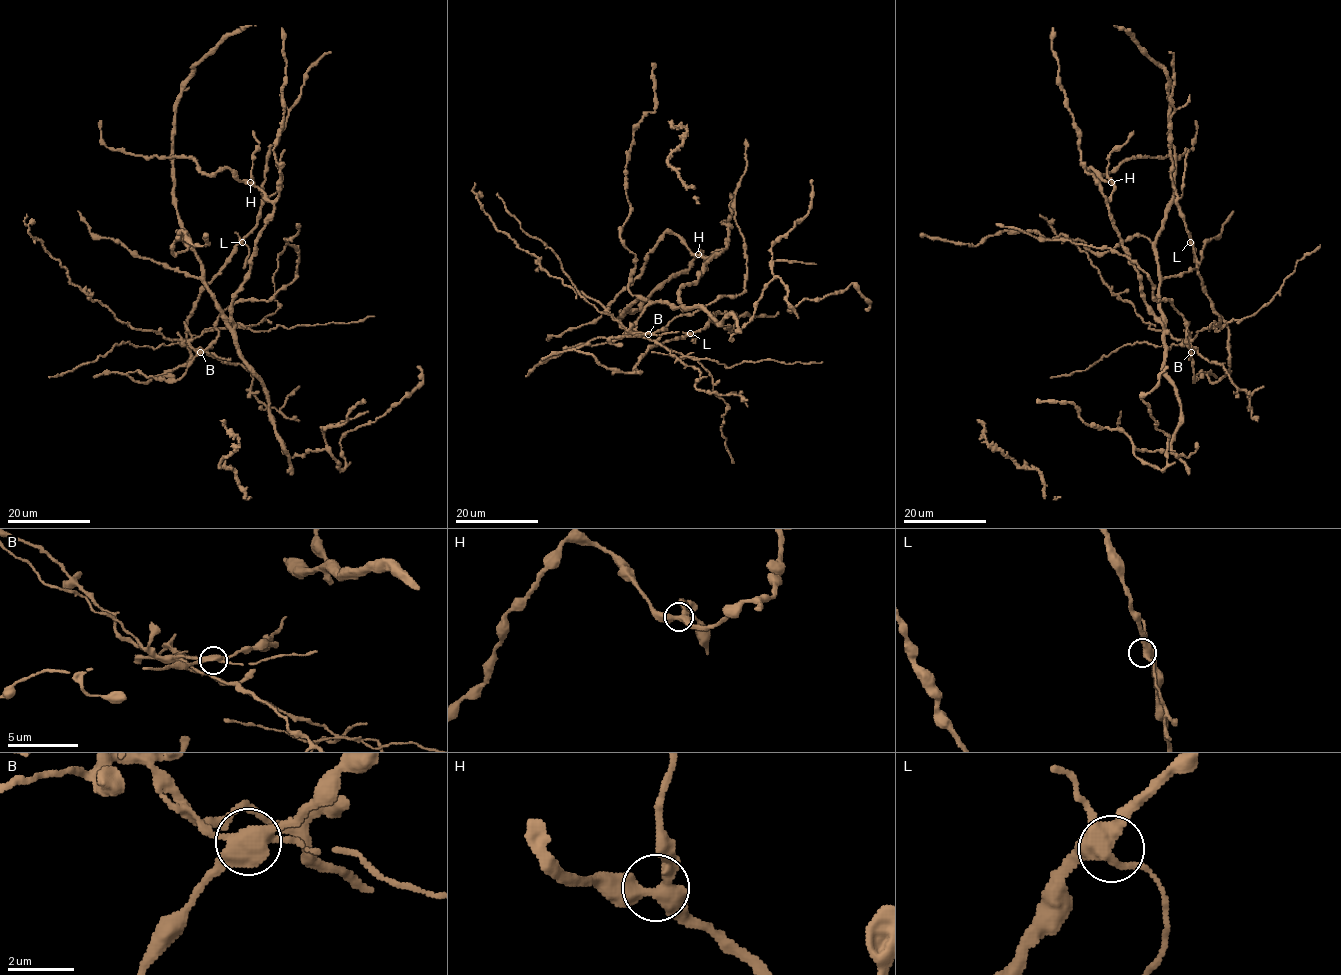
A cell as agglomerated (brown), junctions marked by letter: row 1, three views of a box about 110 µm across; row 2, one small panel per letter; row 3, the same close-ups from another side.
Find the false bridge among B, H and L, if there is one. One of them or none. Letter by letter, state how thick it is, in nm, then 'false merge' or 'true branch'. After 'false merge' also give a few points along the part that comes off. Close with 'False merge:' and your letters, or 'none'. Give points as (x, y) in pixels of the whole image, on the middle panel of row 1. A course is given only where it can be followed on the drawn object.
B: 440 nm thick; false merge; foreign part runs (648, 334), (626, 330), (595, 300), (550, 276), (536, 257), (495, 227), (472, 191), (474, 183)
H: 400 nm thick; true branch
L: 400 nm thick; true branch
False merge: B

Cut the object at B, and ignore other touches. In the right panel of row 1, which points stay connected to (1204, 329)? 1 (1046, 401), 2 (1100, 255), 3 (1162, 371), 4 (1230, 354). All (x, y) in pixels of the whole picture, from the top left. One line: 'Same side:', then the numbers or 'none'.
Same side: none

